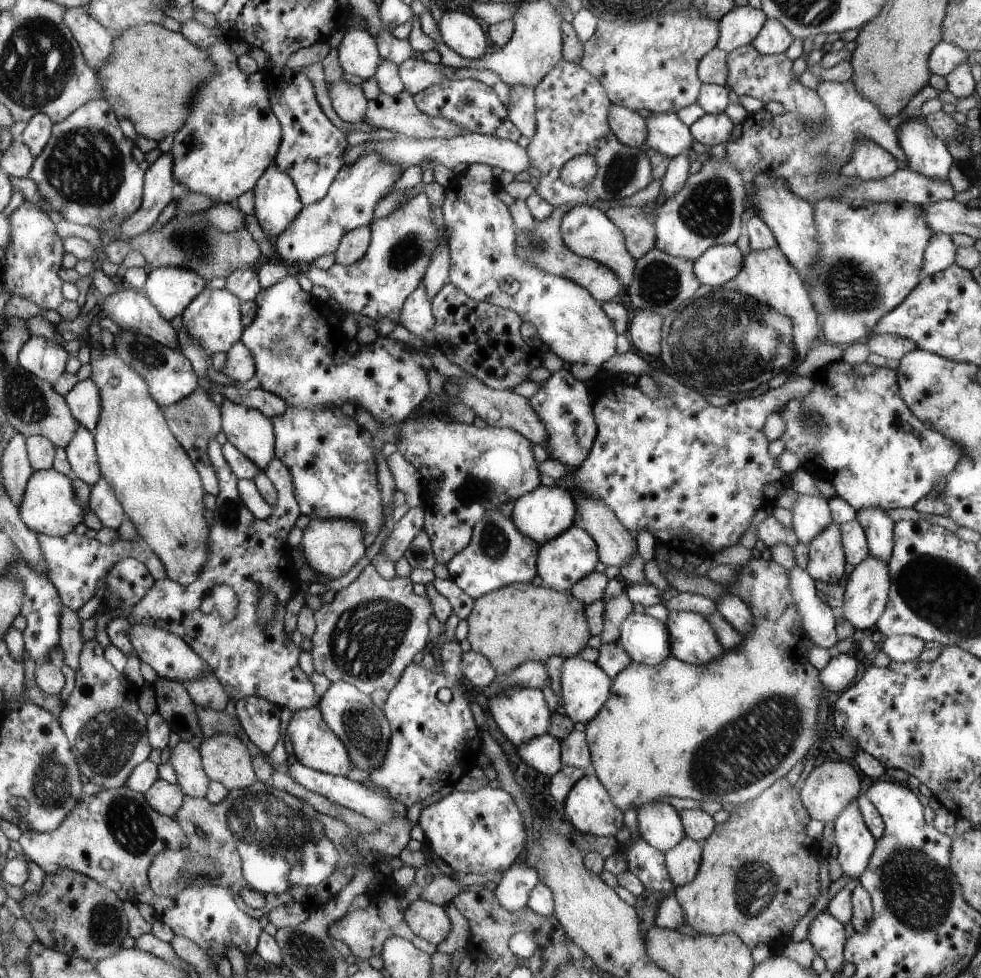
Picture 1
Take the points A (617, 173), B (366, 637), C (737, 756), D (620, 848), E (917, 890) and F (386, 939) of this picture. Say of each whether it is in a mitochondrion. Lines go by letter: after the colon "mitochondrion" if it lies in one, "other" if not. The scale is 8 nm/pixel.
A: mitochondrion
B: mitochondrion
C: mitochondrion
D: other
E: mitochondrion
F: other

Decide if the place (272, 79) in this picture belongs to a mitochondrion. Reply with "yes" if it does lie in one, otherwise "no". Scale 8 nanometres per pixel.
no

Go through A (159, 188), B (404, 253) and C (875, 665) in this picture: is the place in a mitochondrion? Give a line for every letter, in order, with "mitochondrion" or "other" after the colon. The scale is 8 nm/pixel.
A: other
B: mitochondrion
C: other

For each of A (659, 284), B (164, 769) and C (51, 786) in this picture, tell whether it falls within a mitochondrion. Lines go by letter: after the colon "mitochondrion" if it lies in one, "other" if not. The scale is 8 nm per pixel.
A: mitochondrion
B: other
C: mitochondrion

